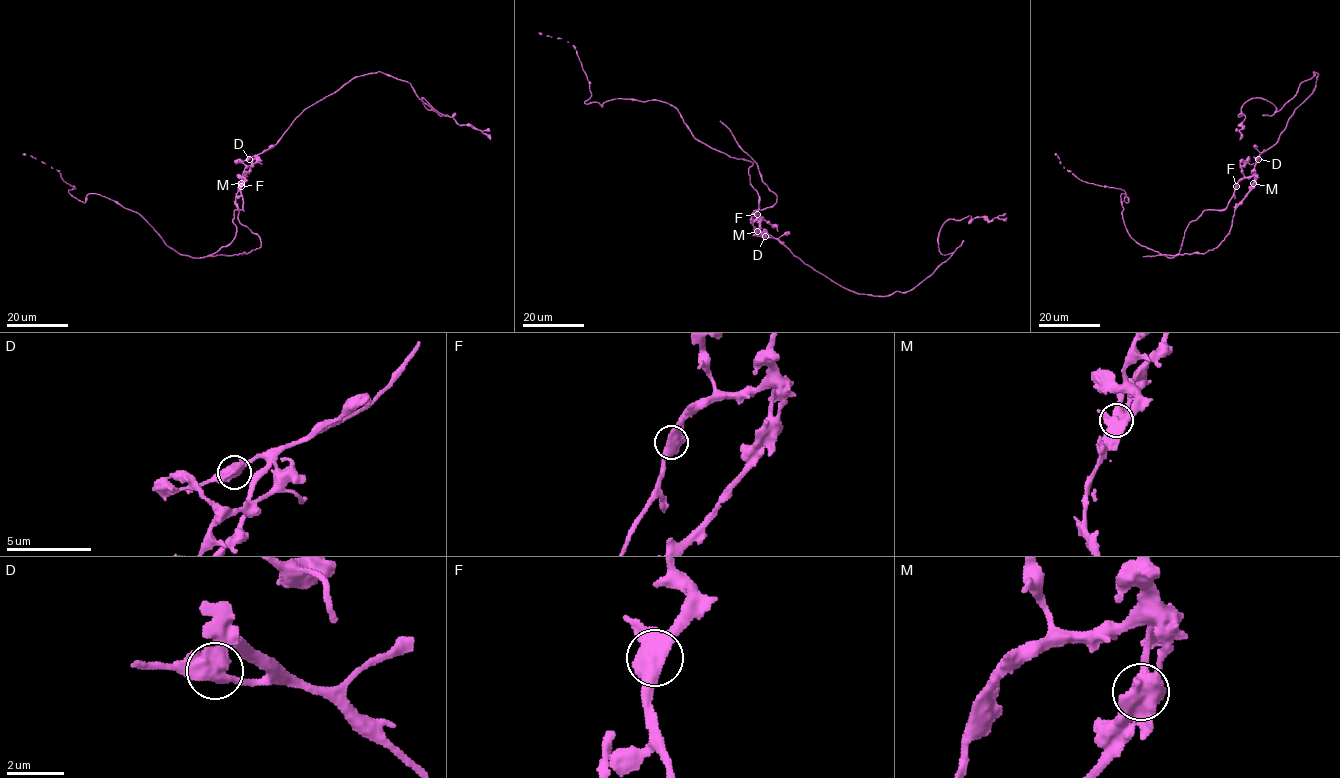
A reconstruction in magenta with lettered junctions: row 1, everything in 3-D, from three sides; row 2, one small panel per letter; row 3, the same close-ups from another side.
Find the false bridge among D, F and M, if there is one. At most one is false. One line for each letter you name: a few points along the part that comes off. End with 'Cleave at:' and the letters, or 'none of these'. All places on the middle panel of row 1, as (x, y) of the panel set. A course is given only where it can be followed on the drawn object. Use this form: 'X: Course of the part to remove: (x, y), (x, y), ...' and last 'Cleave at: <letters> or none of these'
M: Course of the part to remove: (757, 232), (752, 223), (754, 211), (772, 207), (777, 196), (763, 182), (758, 165), (719, 121)
Cleave at: M

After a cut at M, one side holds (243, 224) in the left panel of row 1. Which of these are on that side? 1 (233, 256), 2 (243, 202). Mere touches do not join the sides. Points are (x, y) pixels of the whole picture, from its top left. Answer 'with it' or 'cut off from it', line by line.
1: with it
2: cut off from it

